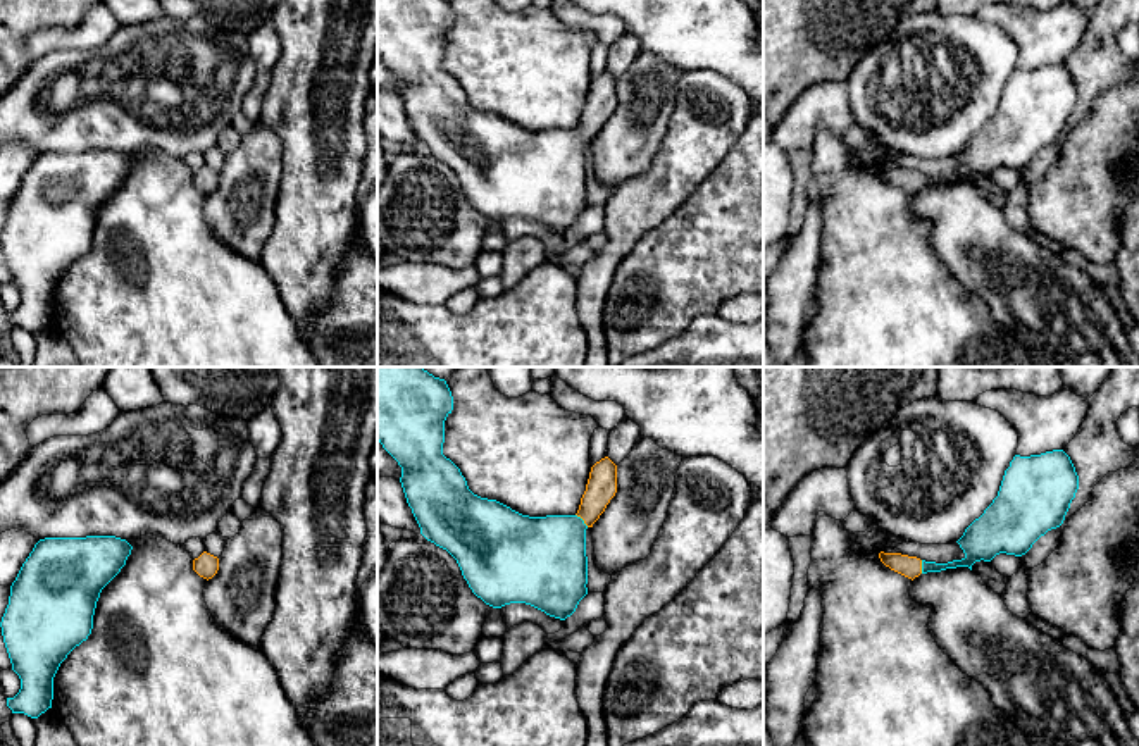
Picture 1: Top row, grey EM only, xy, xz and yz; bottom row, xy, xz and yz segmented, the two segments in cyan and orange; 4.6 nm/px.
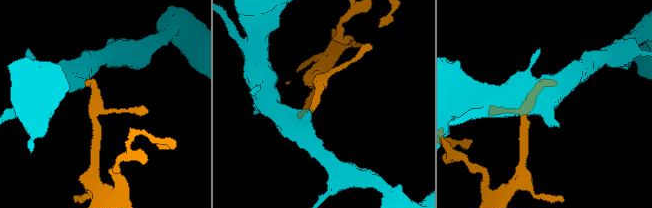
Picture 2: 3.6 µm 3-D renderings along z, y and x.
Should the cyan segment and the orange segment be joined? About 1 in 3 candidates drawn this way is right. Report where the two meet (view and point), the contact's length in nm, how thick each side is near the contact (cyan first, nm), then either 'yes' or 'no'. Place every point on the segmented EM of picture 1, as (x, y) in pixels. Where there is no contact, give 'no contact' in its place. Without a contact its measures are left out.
meets cyan in xz at (583, 521); contact 90 nm long; 380 nm thick on the cyan side, 140 nm on the other; yes

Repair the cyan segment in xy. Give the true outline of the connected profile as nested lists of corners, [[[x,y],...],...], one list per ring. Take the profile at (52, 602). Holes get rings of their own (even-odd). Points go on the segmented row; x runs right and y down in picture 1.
[[[115,536],[40,539],[10,586],[0,627],[21,689],[7,698],[12,713],[38,718],[53,699],[53,677],[67,655],[88,639],[102,589],[121,572],[133,546]]]

